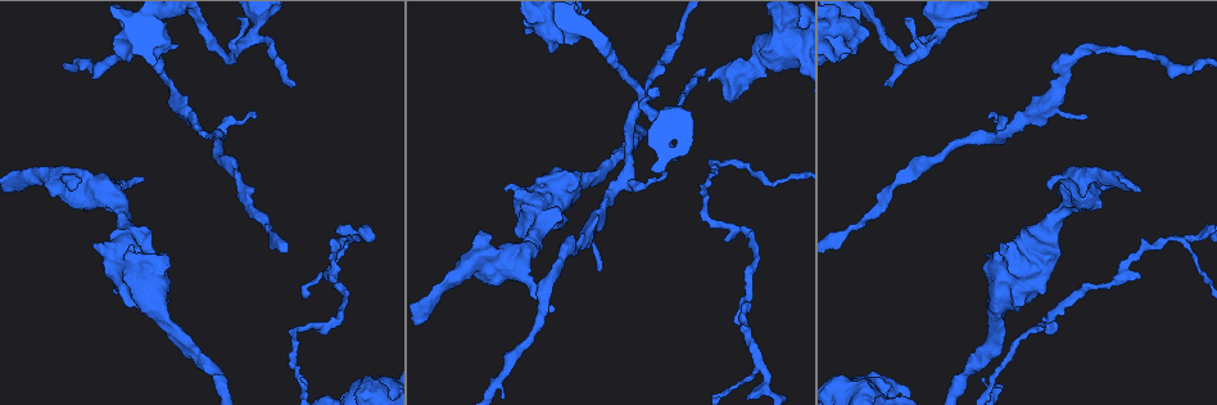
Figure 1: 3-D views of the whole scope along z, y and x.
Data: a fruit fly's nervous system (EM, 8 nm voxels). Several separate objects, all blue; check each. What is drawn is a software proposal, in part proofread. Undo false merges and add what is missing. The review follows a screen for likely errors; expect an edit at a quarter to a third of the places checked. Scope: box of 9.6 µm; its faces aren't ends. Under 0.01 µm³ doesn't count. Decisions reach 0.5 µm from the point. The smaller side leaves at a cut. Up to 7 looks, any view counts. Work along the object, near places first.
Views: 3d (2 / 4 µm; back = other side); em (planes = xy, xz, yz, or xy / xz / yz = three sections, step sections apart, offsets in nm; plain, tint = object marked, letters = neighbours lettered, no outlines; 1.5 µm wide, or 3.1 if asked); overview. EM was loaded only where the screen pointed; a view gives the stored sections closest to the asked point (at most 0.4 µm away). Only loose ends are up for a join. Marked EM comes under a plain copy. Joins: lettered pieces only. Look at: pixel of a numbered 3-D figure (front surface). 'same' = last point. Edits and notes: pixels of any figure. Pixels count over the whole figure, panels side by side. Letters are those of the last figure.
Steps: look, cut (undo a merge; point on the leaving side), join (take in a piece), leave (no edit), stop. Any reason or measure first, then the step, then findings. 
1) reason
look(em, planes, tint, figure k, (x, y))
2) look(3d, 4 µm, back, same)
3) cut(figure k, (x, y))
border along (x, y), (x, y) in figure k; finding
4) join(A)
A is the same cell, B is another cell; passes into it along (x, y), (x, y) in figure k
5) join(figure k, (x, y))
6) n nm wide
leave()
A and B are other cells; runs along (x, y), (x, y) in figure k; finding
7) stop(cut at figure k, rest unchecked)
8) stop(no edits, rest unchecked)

tapers out
look(3d, 4 µm, back, figure 1, (885, 83))

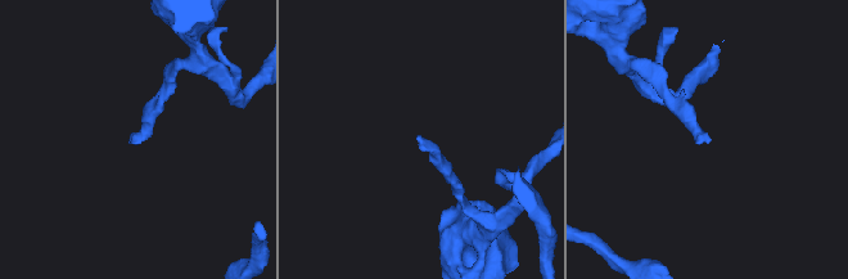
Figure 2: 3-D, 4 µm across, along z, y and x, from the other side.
look(em, planes, letters, figure 2, (416, 136))

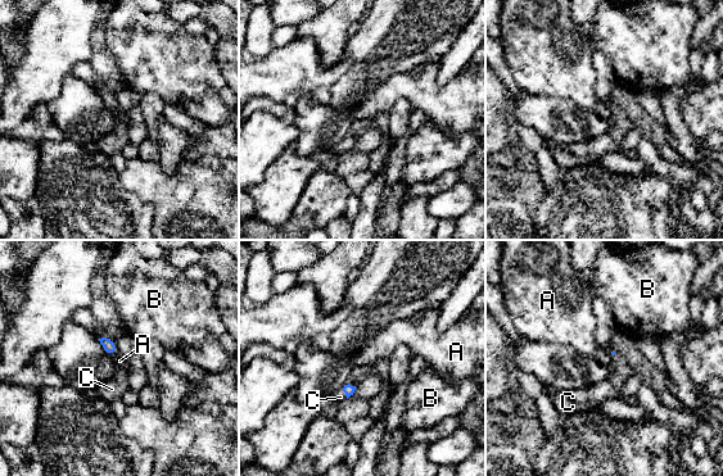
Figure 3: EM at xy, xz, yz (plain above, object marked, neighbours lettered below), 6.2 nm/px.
join(C)
C is the same cell, A and B are other cells; passes into it along (348, 389), (351, 384), (357, 375) in figure 3; the neuron continues

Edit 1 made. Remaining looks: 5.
look(overview)

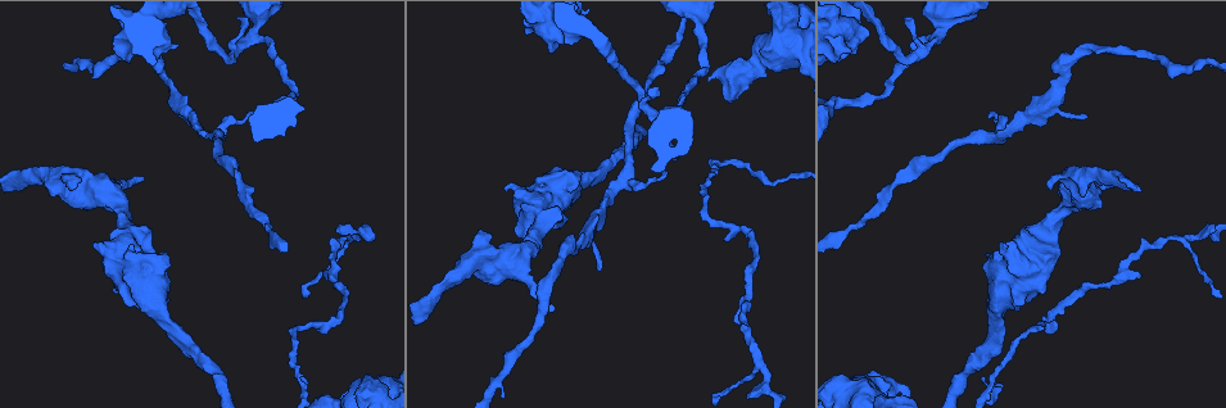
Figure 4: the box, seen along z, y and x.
look(em, yz, step 8, letters, figure 4, (209, 136))

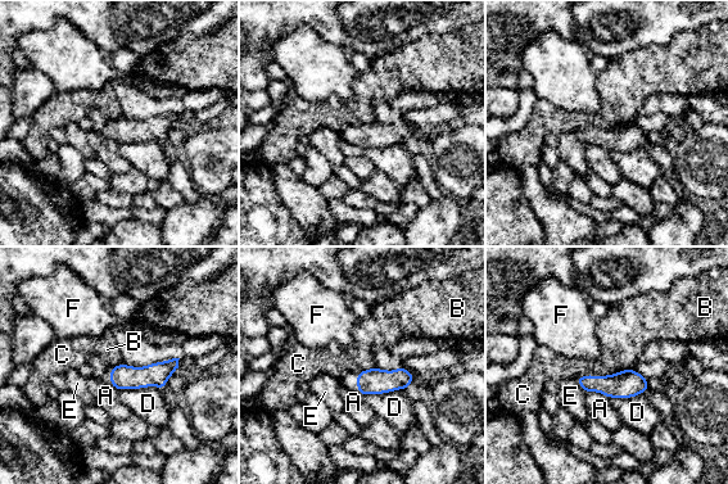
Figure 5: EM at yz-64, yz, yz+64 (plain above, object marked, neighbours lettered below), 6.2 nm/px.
another direction
look(em, planes, letters, same)

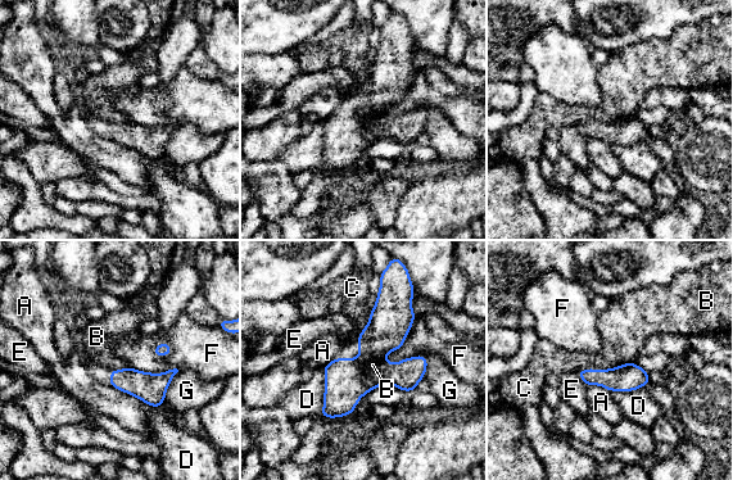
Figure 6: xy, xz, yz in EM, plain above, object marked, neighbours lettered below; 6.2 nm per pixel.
170 nm wide
leave()
A, B, C, D, E, F and G are other cells; border along (109, 384), (150, 406), (161, 407) in figure 6; one neuron here

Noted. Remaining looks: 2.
calibre changes
look(em, planes, tint, figure 4, (482, 239))

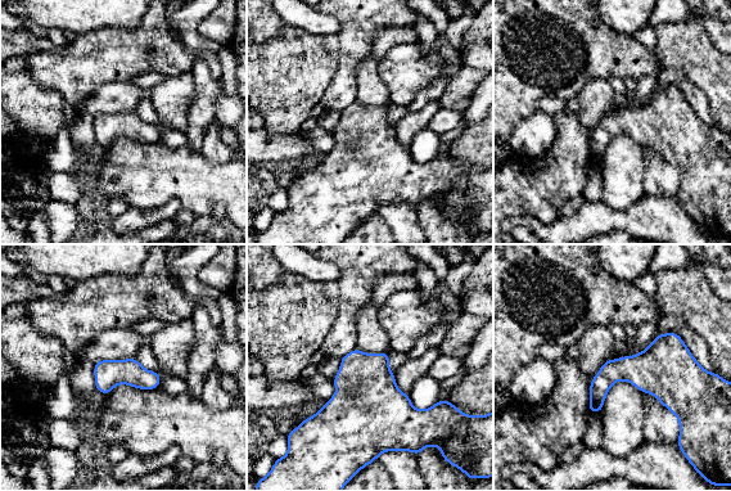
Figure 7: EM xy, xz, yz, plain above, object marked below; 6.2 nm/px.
look(em, planes, letters, same)

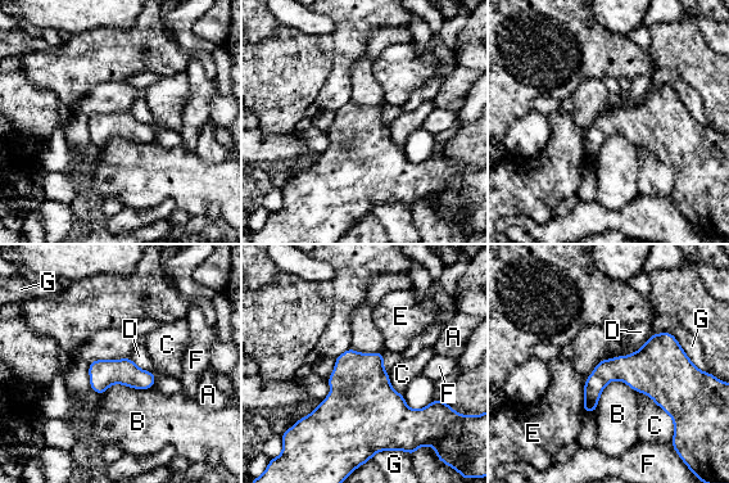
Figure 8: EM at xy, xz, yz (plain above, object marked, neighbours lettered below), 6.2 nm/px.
180 nm wide
leave()
A, B, C, D, E, F and G are other cells; border along (637, 392), (611, 380), (593, 414) in figure 8; one neuron here

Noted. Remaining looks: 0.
stop(join at figure 3, rest unchecked)

